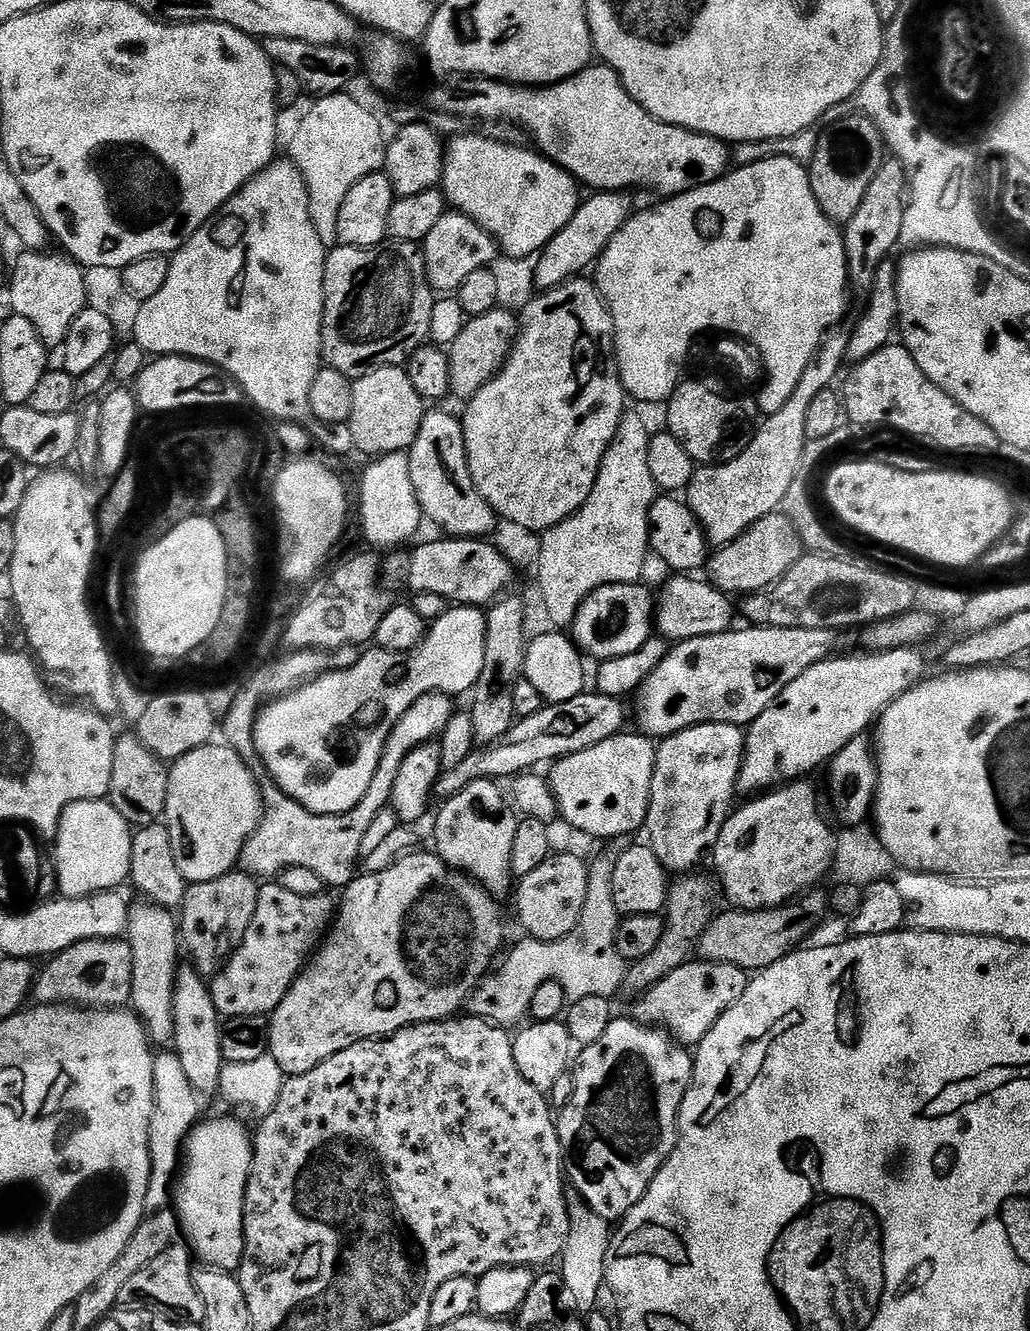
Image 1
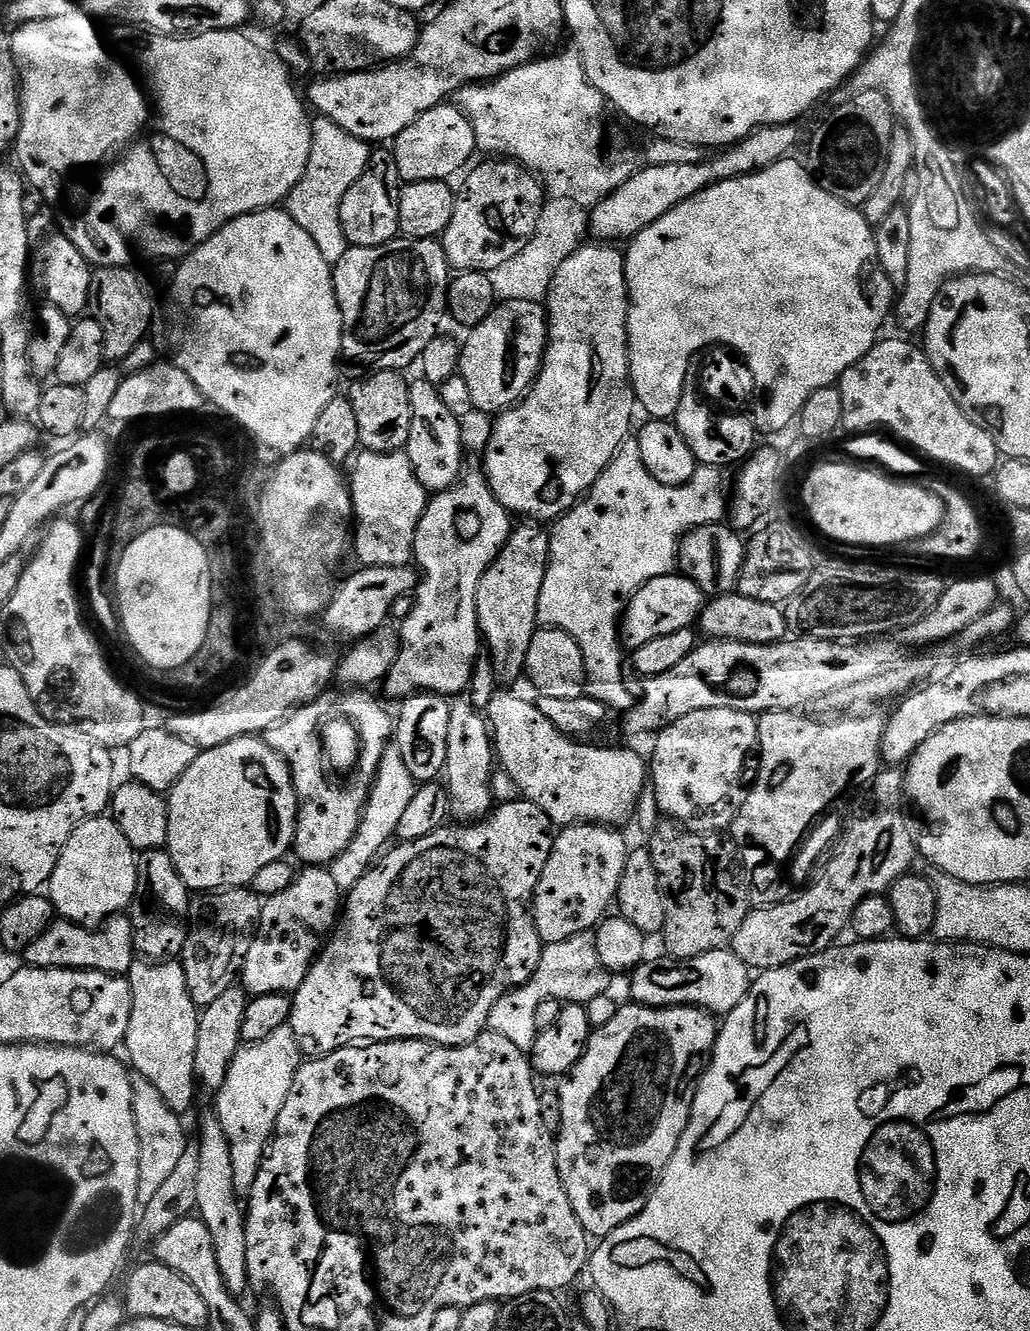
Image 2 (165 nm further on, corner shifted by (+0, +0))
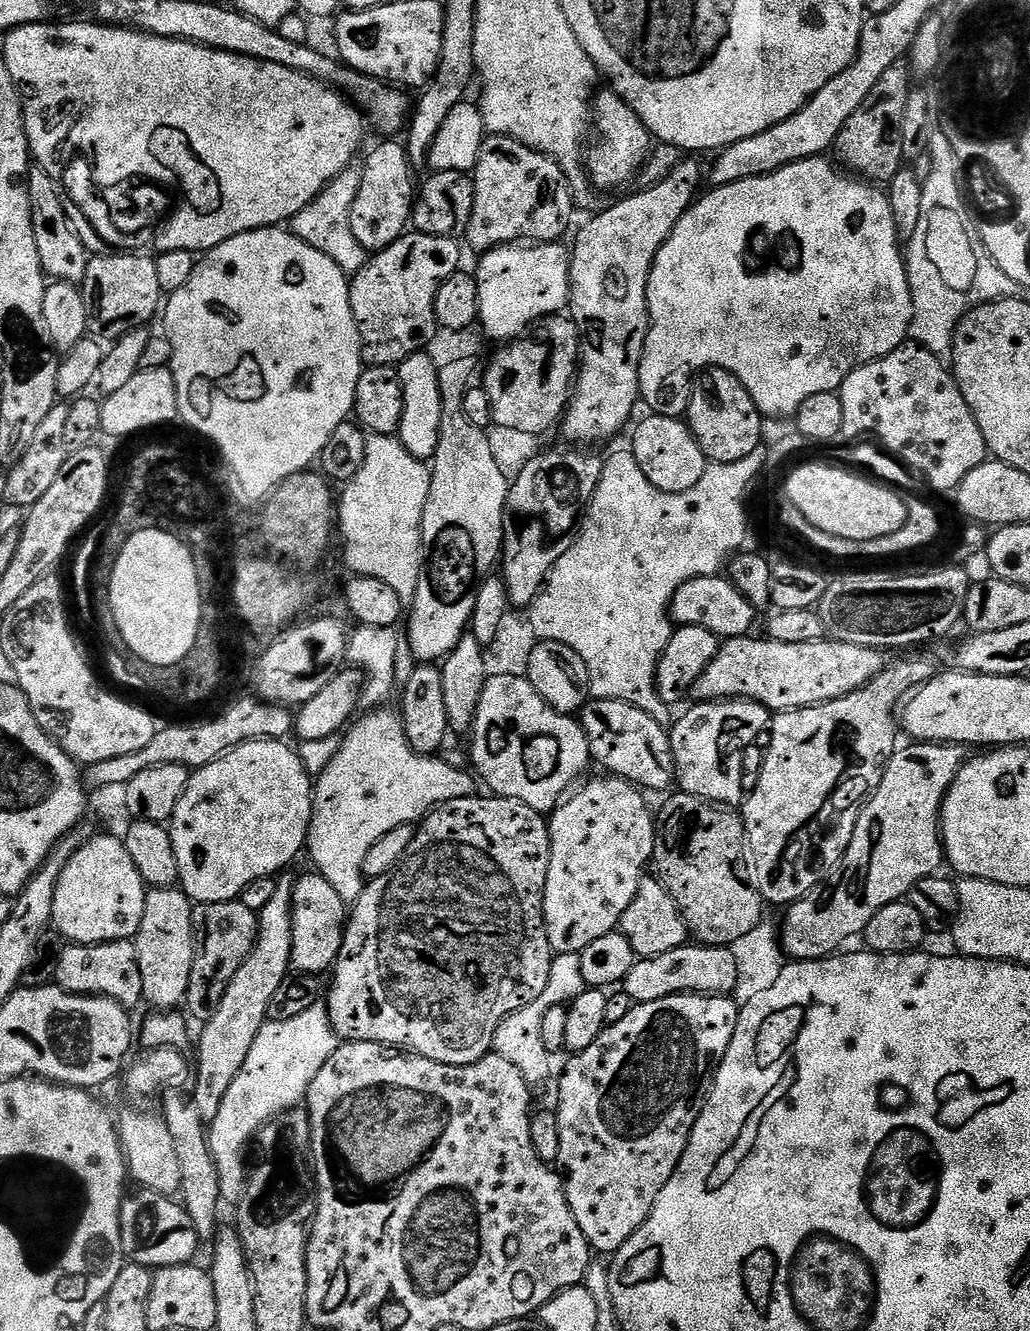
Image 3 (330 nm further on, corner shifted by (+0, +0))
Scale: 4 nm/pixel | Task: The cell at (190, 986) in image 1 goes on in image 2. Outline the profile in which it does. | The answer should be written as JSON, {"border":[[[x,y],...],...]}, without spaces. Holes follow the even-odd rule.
{"border":[[[215,1114],[201,1118],[198,1143],[198,1216],[204,1221],[206,1230],[210,1230],[210,1238],[214,1242],[214,1258],[218,1258],[218,1268],[222,1270],[224,1284],[231,1292],[243,1294],[250,1288],[244,1225],[246,1212],[234,1186],[234,1161],[230,1159],[230,1142],[226,1138],[222,1122]]]}

